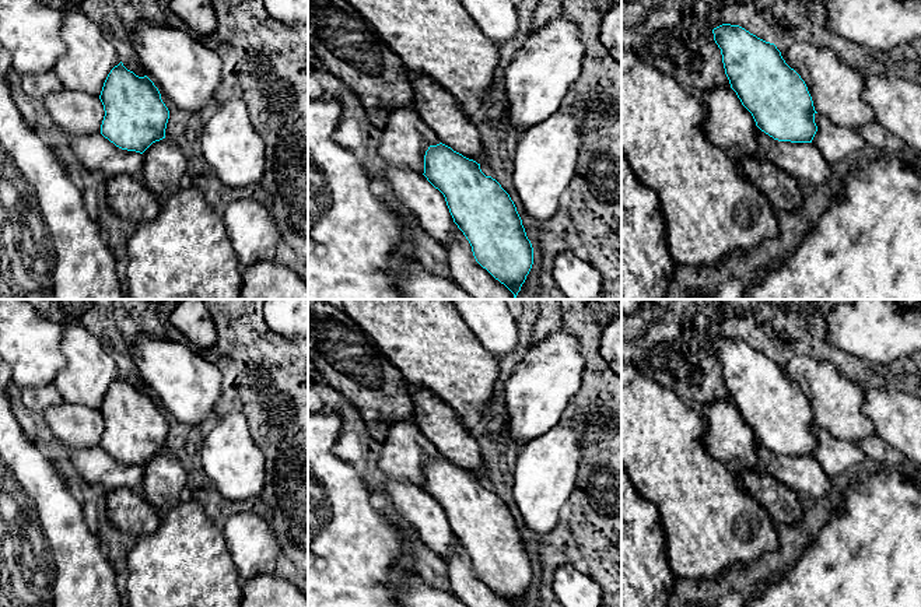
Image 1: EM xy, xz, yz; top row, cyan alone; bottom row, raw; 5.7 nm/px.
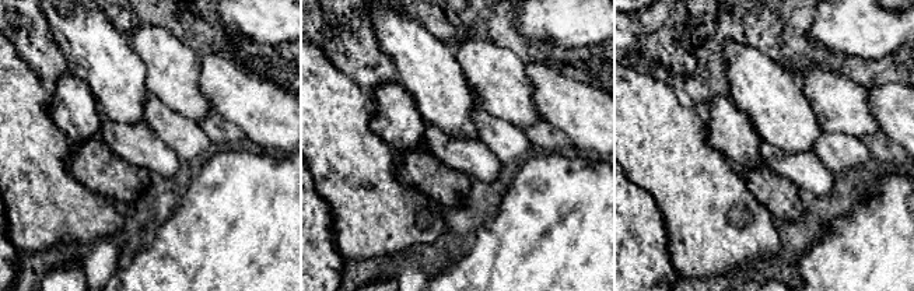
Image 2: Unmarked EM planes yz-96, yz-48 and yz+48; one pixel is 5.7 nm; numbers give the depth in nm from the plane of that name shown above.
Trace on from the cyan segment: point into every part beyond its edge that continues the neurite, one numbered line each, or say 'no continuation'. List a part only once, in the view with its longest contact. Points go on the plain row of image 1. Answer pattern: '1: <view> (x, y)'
1: yz (804, 474)

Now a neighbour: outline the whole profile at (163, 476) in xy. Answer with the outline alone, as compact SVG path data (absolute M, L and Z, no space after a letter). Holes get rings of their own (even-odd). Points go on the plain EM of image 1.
M169 452L153 456L143 466L140 494L160 515L181 502L181 491L186 488L186 470Z

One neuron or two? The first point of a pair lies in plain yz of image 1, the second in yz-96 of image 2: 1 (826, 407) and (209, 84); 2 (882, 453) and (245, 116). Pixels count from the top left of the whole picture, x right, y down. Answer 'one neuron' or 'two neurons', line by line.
1: two neurons
2: two neurons

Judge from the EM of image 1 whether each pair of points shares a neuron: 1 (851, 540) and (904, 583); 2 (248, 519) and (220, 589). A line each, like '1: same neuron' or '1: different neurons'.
1: same neuron
2: different neurons

